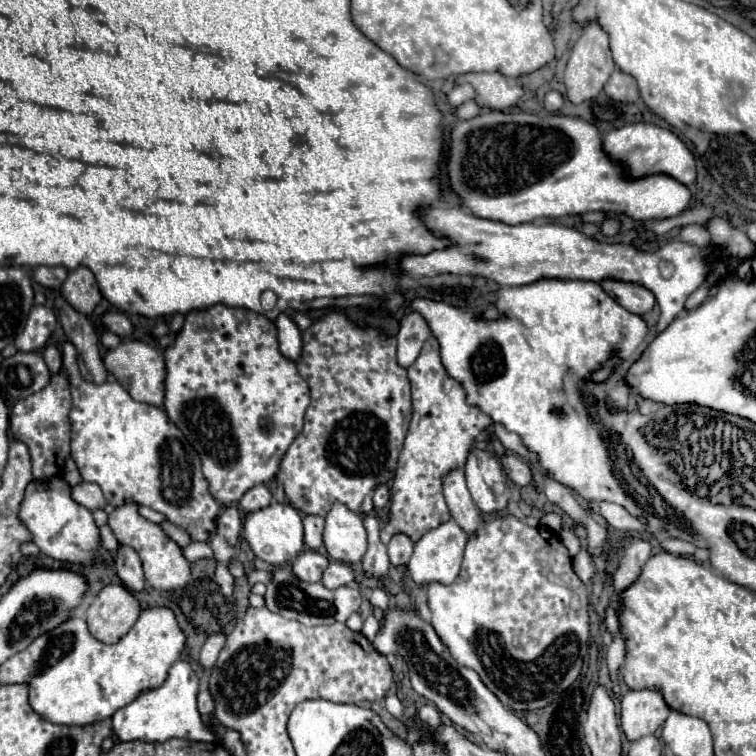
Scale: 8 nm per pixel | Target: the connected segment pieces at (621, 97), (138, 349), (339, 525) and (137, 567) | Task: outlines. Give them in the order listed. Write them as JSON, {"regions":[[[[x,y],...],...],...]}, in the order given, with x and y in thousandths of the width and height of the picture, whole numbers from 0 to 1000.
{"regions":[[[[815,91],[815,94],[810,97],[810,102],[804,104],[804,110],[799,112],[799,123],[802,123],[807,131],[823,134],[823,136],[839,136],[839,134],[847,131],[839,102],[823,97],[820,91]]],[[[164,448],[153,462],[140,467],[138,483],[140,483],[140,488],[146,493],[151,493],[151,499],[161,507],[161,512],[175,522],[177,530],[206,536],[206,538],[217,536],[220,475],[217,475],[217,464],[214,462],[209,462],[209,459],[198,456],[198,454],[190,454],[190,451]]],[[[442,665],[431,681],[429,721],[439,739],[476,745],[484,731],[484,700],[476,681],[452,665]]],[[[156,721],[151,742],[153,742],[156,763],[164,769],[164,776],[169,776],[172,782],[188,782],[190,755],[188,755],[188,742],[183,731],[167,721]]]]}

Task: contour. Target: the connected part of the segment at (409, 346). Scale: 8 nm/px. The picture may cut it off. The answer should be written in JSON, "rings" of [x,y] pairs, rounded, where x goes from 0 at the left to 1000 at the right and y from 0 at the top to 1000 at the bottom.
{"rings":[[[545,411],[534,417],[529,422],[529,435],[526,435],[526,480],[532,485],[542,485],[550,478],[566,446],[569,446],[569,433],[556,414]]]}

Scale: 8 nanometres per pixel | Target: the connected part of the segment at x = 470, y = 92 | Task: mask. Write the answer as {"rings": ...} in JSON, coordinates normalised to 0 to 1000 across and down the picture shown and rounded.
{"rings":[[[614,110],[614,112],[606,112],[606,115],[601,115],[595,123],[593,123],[593,136],[595,139],[608,139],[608,136],[614,136],[614,134],[619,134],[619,131],[627,131],[627,118],[624,118],[624,112],[619,112],[619,110]]]}

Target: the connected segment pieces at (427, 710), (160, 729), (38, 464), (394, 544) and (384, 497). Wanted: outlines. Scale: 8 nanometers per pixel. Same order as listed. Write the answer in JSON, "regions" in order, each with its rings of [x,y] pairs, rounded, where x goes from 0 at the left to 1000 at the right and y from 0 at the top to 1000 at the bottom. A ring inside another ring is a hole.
{"regions":[[[[561,933],[561,943],[556,943],[556,948],[558,948],[558,959],[585,959],[582,943],[571,933]]],[[[233,874],[225,882],[222,898],[217,901],[214,909],[185,917],[183,925],[177,925],[172,933],[156,938],[148,946],[151,970],[156,972],[159,980],[188,978],[188,980],[214,983],[214,980],[228,978],[228,975],[238,975],[238,978],[249,978],[249,980],[291,980],[283,970],[275,970],[270,964],[265,940],[259,935],[262,909],[265,909],[265,898],[257,890],[257,885],[251,882],[251,877]]],[[[74,493],[63,512],[34,528],[26,528],[13,546],[13,567],[21,581],[32,583],[42,602],[42,626],[48,634],[79,628],[85,607],[93,602],[93,557],[90,546],[95,538],[93,507],[85,493]]],[[[524,705],[519,710],[519,716],[513,718],[513,734],[516,734],[516,745],[519,747],[537,747],[542,734],[545,734],[548,718],[542,710],[537,710],[534,705]]],[[[500,642],[495,649],[495,671],[505,673],[516,663],[516,647],[513,642]]]]}

